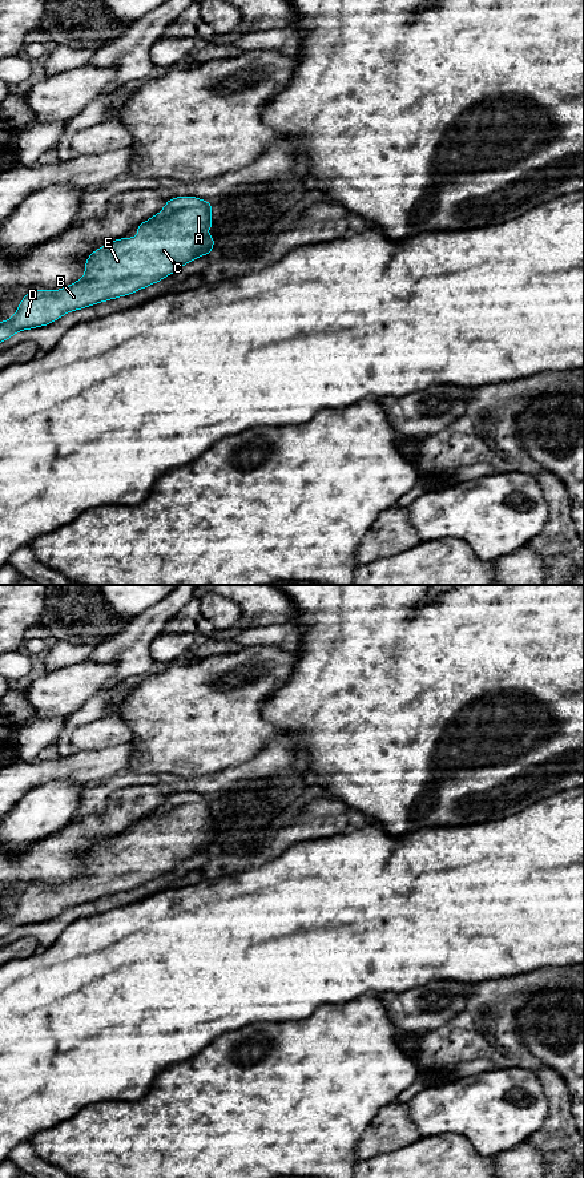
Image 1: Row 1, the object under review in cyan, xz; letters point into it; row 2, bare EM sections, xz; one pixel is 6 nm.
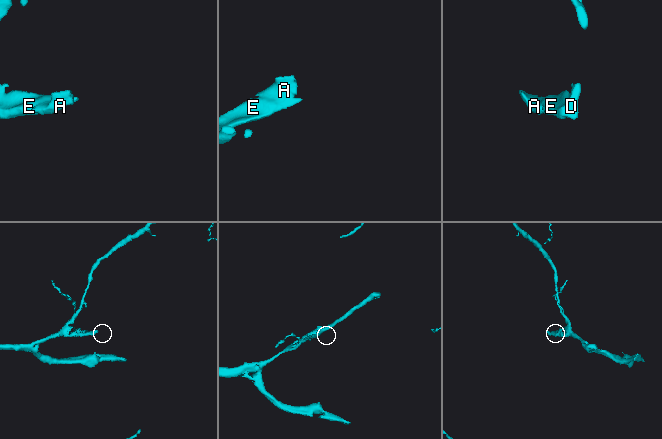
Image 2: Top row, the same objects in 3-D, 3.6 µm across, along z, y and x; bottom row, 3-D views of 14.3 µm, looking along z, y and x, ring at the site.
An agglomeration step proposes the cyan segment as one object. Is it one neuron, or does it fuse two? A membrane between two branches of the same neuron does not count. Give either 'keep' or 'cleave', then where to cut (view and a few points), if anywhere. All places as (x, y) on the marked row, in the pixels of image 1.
keep; cut none

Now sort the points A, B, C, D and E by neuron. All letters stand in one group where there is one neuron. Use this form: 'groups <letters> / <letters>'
groups A B C D E

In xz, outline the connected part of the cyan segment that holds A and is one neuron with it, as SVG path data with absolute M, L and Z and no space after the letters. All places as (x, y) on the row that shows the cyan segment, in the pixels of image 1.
M197 197L166 199L165 207L133 230L142 237L117 238L94 250L85 261L85 275L61 290L31 290L11 319L0 322L0 343L16 332L51 324L67 312L90 307L140 291L201 255L212 255L216 238L205 233L213 227L212 202Z

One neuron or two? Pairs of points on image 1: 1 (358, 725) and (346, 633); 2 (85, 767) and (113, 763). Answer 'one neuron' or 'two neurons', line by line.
1: one neuron
2: one neuron

